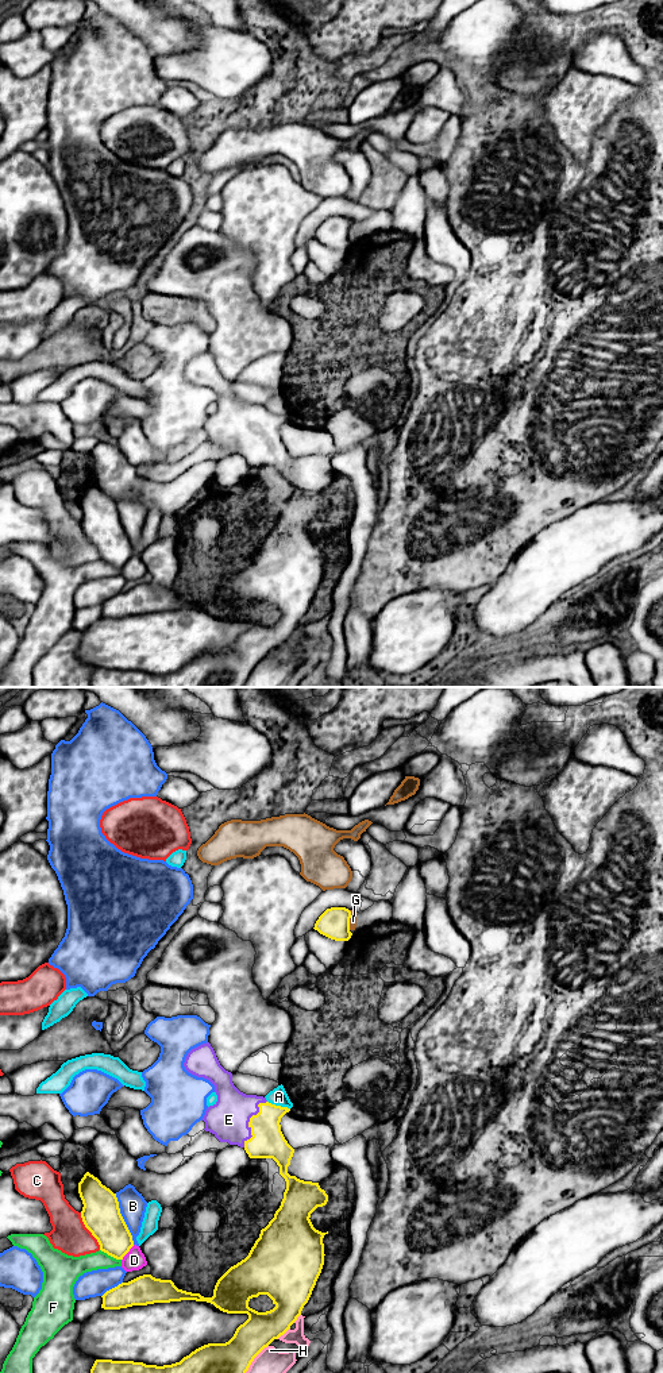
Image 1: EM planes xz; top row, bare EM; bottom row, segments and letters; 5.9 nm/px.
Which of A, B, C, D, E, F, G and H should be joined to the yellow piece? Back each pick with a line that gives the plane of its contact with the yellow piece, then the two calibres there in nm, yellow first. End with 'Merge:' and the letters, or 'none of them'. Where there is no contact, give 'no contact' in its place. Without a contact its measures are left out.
E: meets yellow in xz; 200 nm thick on the yellow side, 240 nm on the other
Merge: E

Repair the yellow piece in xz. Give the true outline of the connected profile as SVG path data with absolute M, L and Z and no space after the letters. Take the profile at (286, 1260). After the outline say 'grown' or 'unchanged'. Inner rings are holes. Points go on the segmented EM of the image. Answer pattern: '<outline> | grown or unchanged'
M209 1042L192 1049L184 1067L189 1073L204 1077L215 1085L217 1102L205 1111L204 1130L212 1133L220 1142L243 1148L250 1158L273 1158L286 1181L284 1199L274 1218L261 1230L248 1256L217 1280L212 1297L178 1289L171 1280L143 1274L107 1291L101 1296L101 1308L120 1310L132 1305L196 1300L211 1303L227 1314L247 1314L248 1319L236 1328L228 1342L204 1345L180 1362L157 1366L134 1361L96 1359L90 1373L246 1373L254 1358L274 1339L284 1335L301 1315L324 1265L323 1238L328 1231L316 1230L309 1218L317 1207L327 1204L328 1195L319 1183L304 1181L288 1173L294 1149L285 1139L280 1122L290 1108L271 1104L263 1096L240 1092L232 1083L232 1073L220 1065ZM259 1295L267 1295L275 1307L266 1312L250 1308L248 1301Z | grown

